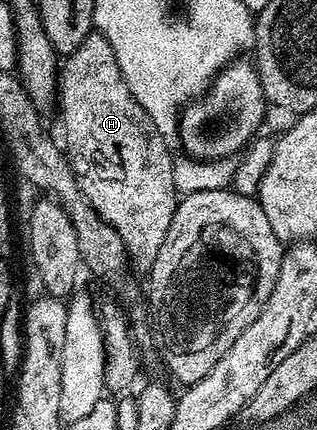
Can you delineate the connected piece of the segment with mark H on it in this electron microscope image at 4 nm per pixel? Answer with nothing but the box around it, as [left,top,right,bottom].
[59,32,179,272]

